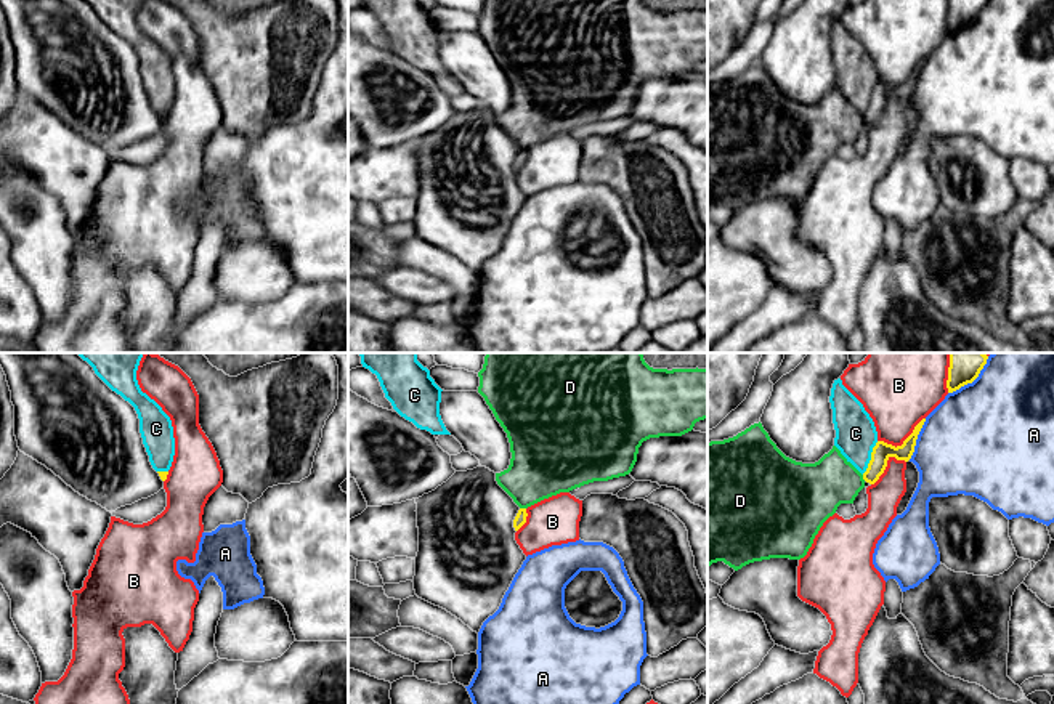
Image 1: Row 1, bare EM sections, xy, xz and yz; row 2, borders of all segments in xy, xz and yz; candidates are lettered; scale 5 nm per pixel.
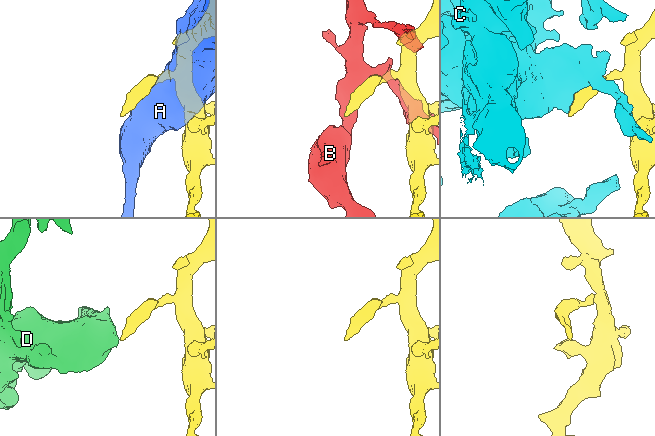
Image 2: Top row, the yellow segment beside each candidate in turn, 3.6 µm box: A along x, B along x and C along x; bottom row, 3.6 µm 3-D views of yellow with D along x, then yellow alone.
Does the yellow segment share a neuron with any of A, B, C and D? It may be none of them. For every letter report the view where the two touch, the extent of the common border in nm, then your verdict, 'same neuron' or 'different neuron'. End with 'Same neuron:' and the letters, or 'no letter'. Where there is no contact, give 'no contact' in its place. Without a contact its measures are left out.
A: meets yellow in yz; contact 220 nm long; different neuron
B: meets yellow in yz; contact 260 nm long; different neuron
C: meets yellow in yz; contact 190 nm long; different neuron
D: meets yellow in xz; contact 30 nm long; different neuron
Same neuron: no letter

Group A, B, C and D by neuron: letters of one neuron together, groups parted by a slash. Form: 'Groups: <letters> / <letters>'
Groups: A / B / C / D

